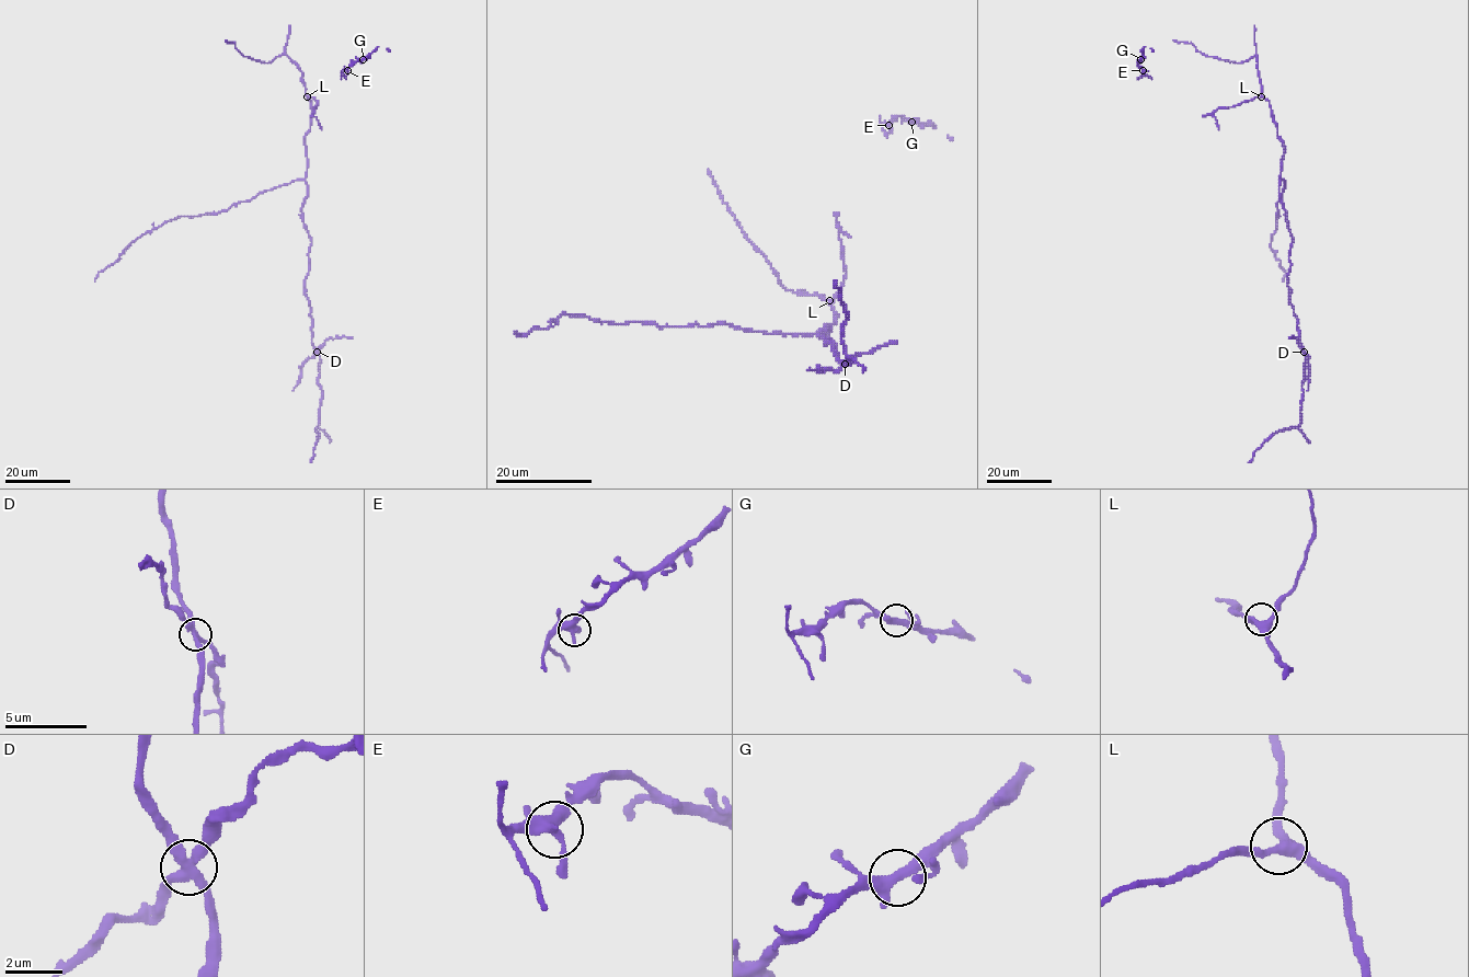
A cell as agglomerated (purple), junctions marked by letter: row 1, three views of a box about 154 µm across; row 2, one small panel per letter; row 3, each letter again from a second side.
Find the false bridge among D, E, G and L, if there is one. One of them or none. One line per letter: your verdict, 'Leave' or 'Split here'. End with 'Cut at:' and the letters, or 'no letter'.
D: Split here
E: Leave
G: Leave
L: Leave
Cut at: D

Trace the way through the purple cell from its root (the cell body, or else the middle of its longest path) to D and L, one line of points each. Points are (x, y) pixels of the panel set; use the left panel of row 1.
D: (306, 196), (301, 220), (311, 244), (305, 295), (312, 319), (312, 344), (317, 352)
L: (306, 196), (305, 136), (312, 115), (307, 96)

